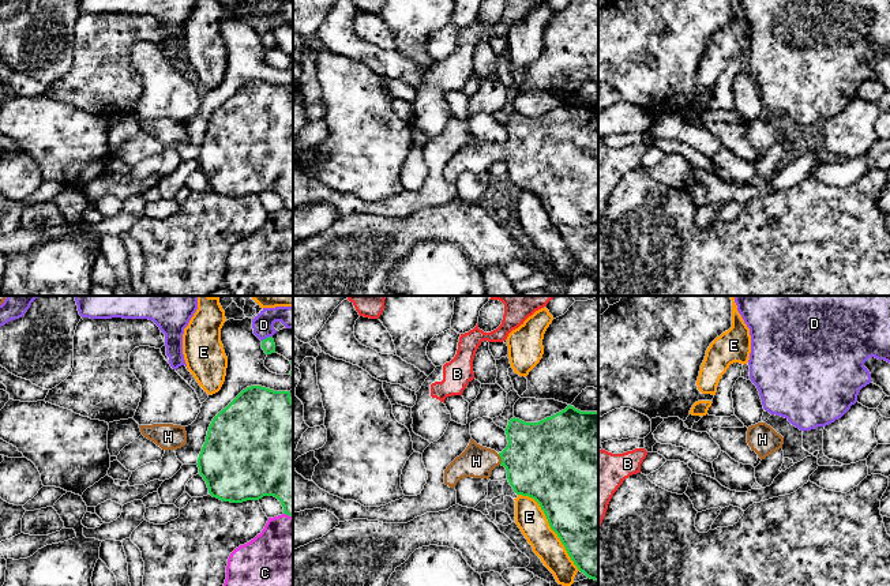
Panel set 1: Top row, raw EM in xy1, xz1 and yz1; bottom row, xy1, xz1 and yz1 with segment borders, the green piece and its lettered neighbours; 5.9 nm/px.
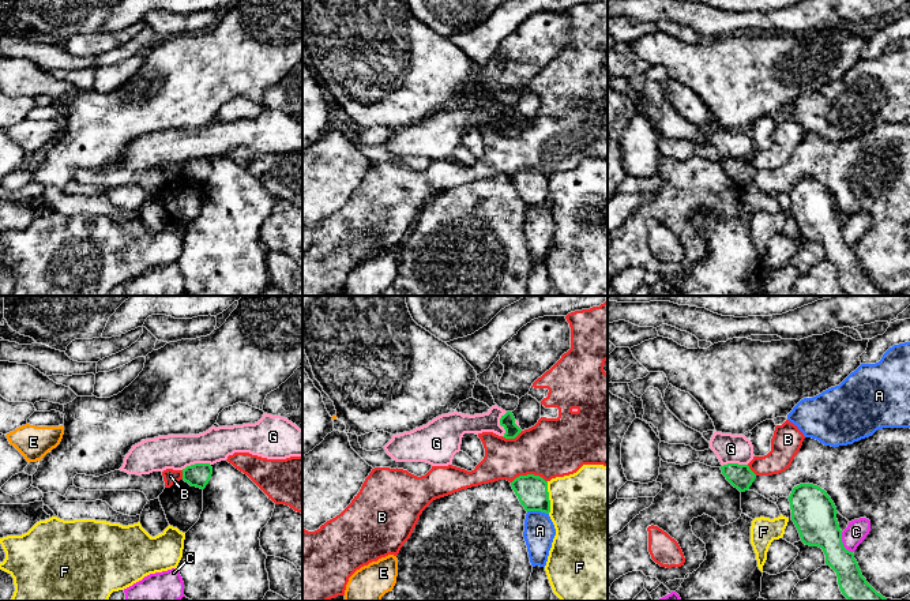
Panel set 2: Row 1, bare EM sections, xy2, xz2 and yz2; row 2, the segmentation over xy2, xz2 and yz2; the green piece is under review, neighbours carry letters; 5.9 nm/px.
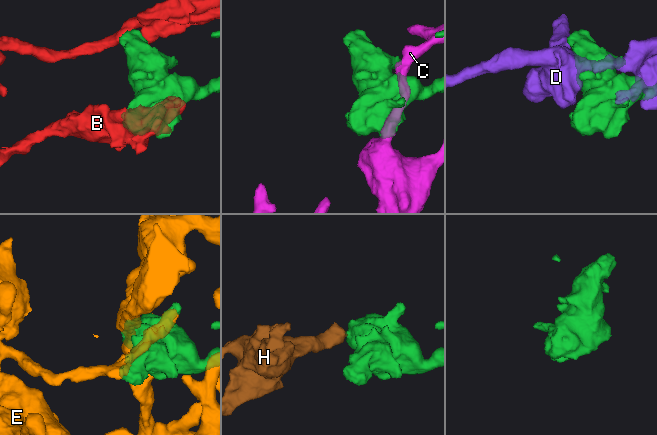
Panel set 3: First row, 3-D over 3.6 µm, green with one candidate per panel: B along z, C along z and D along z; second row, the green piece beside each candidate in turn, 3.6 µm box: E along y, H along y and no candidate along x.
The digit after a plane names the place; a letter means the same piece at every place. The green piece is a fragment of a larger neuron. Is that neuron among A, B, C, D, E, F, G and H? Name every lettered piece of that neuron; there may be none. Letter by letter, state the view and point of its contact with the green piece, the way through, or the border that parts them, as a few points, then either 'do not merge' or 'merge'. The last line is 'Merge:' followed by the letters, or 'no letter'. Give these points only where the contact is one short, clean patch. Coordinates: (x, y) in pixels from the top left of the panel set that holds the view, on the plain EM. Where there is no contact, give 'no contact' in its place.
A: meets green in xz2 at (538, 205); do not merge
B: meets green in xz2 at (529, 169); do not merge
C: meets green in yz2 at (842, 237); do not merge
D: meets green in xy1 at (266, 33); do not merge
E: meets green in xz1 at (551, 222); do not merge
F: meets green in xz2 at (548, 192); do not merge
G: meets green in xy2 at (195, 158); border along xy2 (210, 158), (191, 158), (181, 164); do not merge
H: meets green in xz1 at (502, 154); runs through xz1 (544, 156), (502, 154), (476, 156); merge
Merge: H

